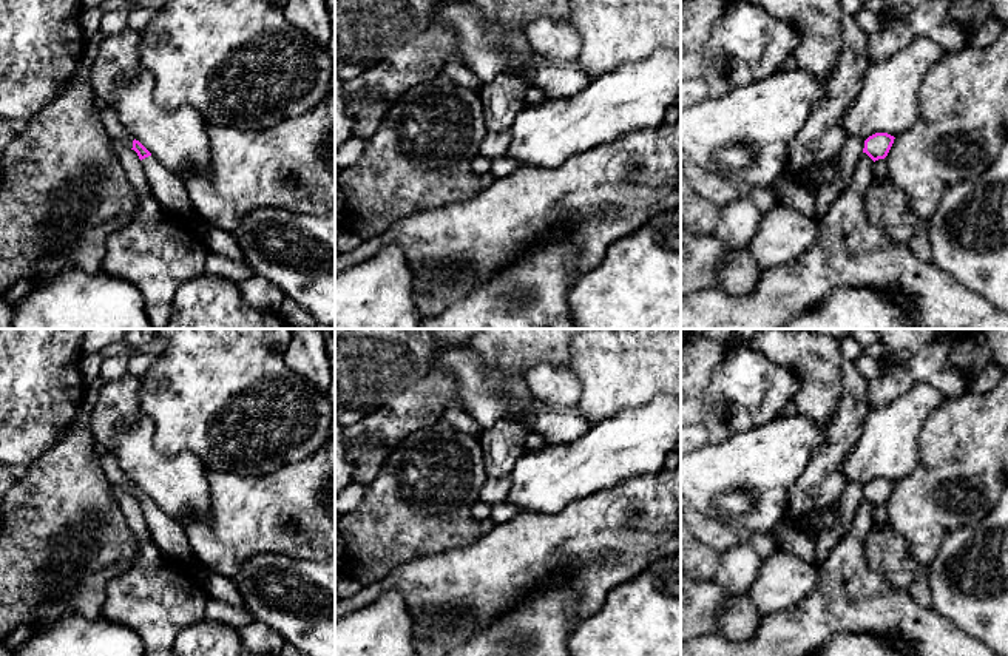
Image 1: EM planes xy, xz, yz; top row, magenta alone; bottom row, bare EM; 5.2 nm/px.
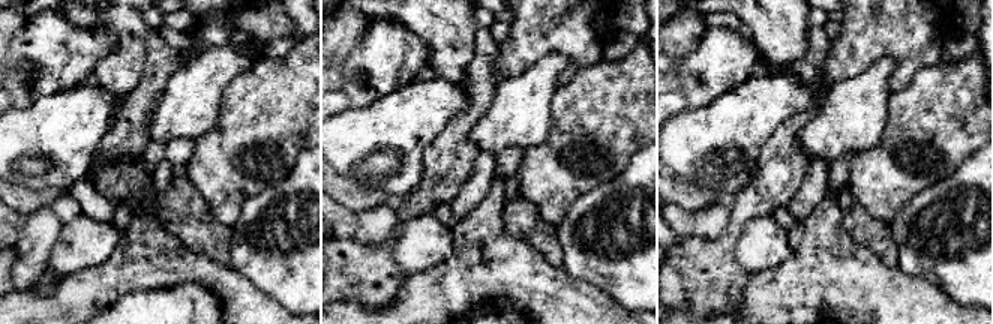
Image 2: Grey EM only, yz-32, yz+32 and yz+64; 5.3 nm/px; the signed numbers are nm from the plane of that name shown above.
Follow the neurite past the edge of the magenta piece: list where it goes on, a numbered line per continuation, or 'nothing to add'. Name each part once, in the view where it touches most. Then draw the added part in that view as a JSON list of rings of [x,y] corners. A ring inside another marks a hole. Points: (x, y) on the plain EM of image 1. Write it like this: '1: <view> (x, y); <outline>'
1: xy (170, 537); [[[154,502],[142,505],[140,509],[151,539],[162,554],[179,563],[191,565],[194,556],[184,528],[174,519],[168,517]]]

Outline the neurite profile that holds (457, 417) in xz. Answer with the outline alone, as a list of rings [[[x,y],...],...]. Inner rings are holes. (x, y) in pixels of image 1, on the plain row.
[[[451,407],[441,414],[440,421],[445,421],[455,429],[466,432],[472,437],[480,437],[483,429],[462,409],[462,407]]]

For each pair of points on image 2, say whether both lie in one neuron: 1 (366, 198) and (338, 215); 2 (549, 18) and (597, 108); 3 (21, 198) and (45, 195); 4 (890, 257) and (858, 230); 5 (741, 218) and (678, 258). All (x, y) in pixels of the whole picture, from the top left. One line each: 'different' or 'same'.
1: different
2: different
3: same
4: same
5: same

